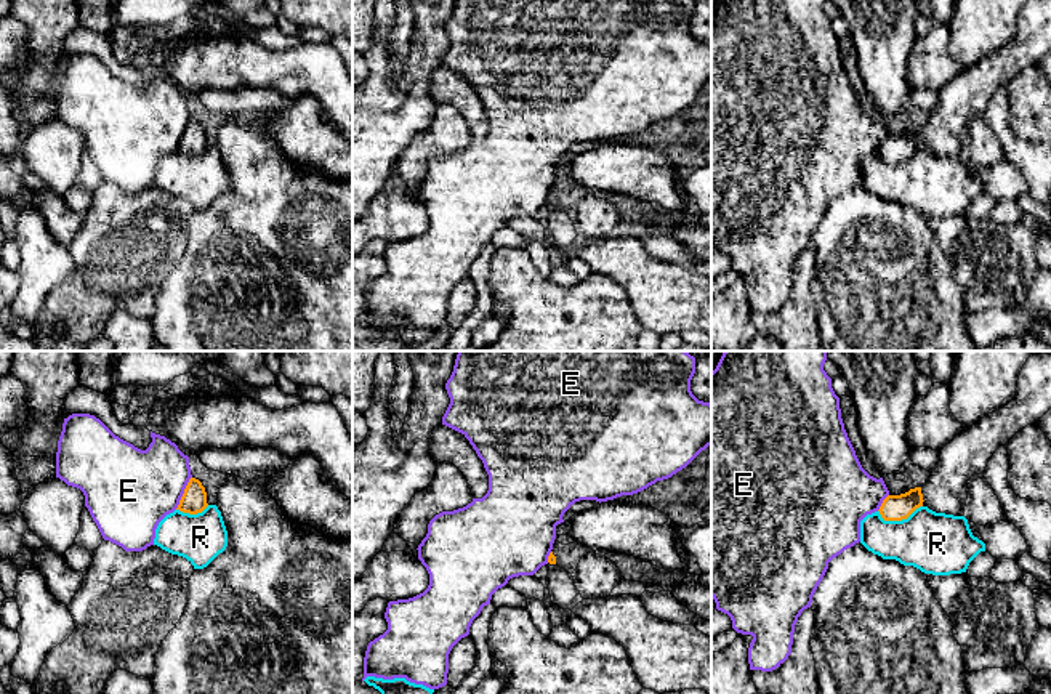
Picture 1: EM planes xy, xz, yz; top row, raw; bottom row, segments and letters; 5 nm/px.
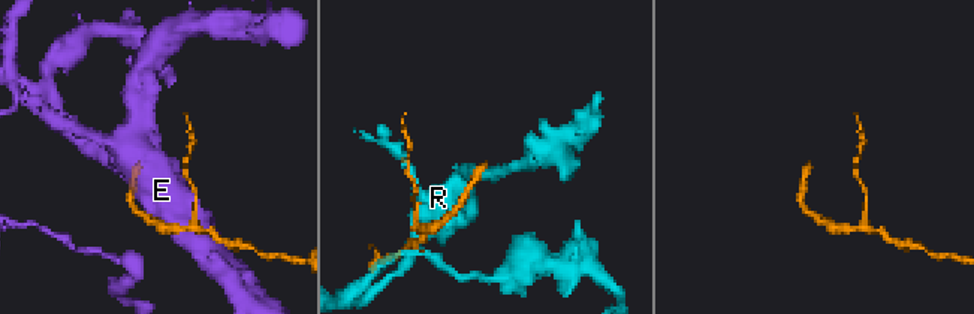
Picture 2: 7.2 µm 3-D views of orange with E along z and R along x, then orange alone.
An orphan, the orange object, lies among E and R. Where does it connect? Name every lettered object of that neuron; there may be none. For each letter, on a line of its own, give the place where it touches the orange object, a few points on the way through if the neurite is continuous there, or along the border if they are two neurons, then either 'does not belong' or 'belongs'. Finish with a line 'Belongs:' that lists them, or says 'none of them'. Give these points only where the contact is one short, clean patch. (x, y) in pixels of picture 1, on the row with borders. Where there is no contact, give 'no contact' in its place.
E: xy (185, 492) | does not belong
R: yz (899, 520) | does not belong
Belongs: none of them

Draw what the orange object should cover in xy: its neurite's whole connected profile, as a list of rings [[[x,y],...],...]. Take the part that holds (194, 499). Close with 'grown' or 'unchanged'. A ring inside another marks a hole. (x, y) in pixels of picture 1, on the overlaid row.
[[[191,478],[176,510],[189,514],[202,513],[208,506],[202,482]]] | unchanged

